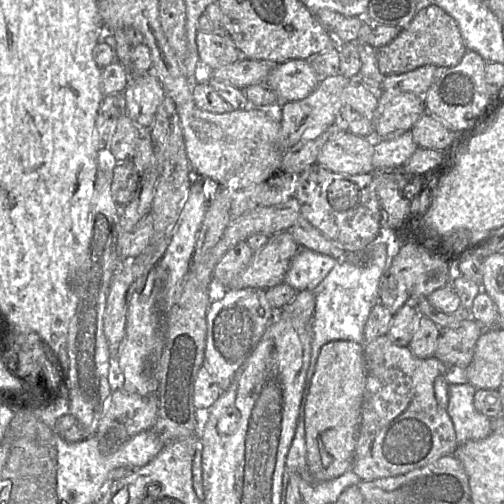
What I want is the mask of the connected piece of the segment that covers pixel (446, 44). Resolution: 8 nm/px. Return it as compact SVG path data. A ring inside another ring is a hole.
M430 4L419 8L410 24L401 29L392 42L376 49L376 58L380 72L387 76L406 73L425 65L454 67L467 51L456 21L440 7Z

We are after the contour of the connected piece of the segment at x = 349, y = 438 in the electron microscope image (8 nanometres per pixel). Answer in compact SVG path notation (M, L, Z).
M331 341L320 350L305 404L305 447L309 472L317 481L337 478L352 468L365 395L364 344Z

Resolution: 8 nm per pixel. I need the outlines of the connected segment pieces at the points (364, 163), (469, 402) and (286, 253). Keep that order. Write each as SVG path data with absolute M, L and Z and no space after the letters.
M342 132L326 142L318 155L317 164L335 173L373 173L374 140Z
M470 383L449 386L447 412L453 422L458 445L485 439L492 433L492 419L475 409L476 390Z
M287 231L269 236L267 243L253 253L250 264L233 280L229 289L248 287L267 289L283 283L300 248Z

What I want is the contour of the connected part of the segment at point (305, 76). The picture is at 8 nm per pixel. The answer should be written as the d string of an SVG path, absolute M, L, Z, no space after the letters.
M293 59L274 64L265 84L278 97L279 104L299 101L309 96L320 79L308 60Z

